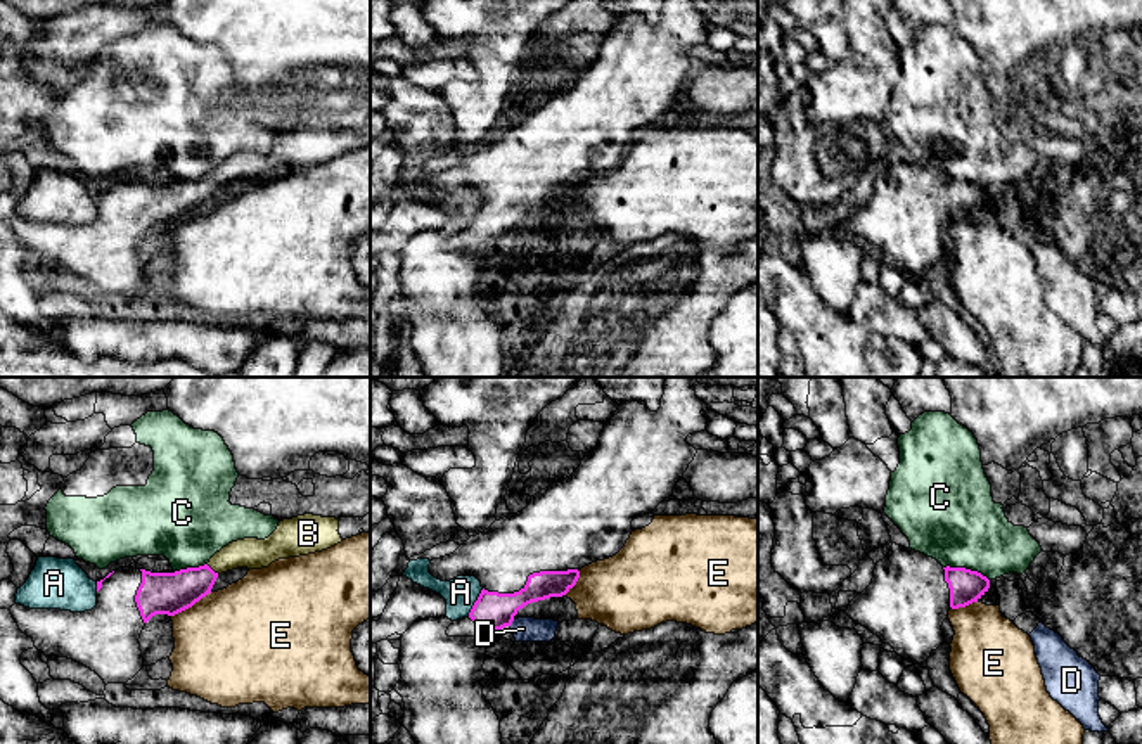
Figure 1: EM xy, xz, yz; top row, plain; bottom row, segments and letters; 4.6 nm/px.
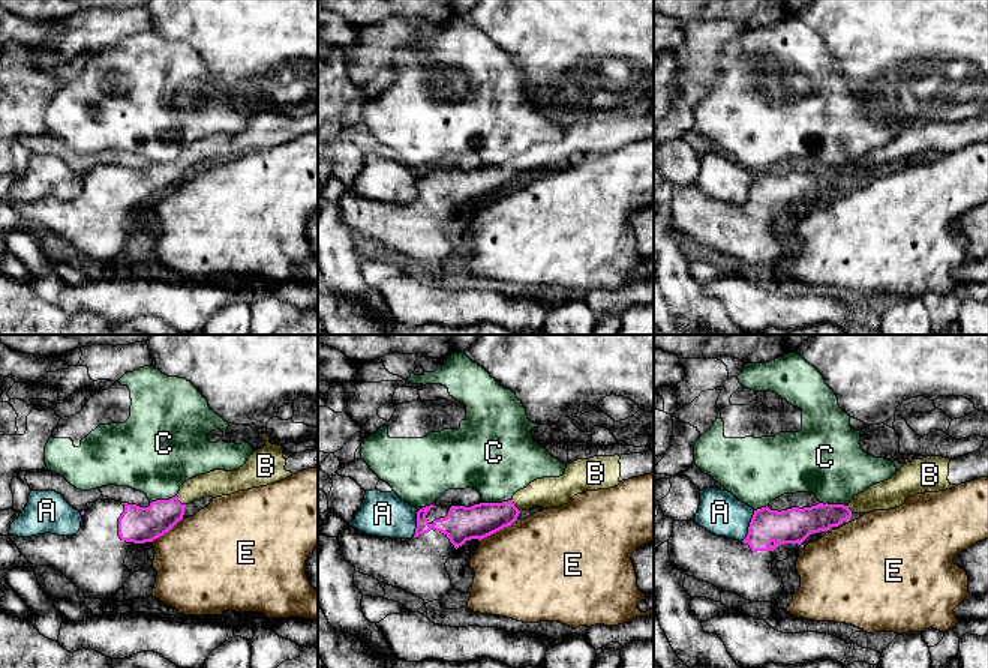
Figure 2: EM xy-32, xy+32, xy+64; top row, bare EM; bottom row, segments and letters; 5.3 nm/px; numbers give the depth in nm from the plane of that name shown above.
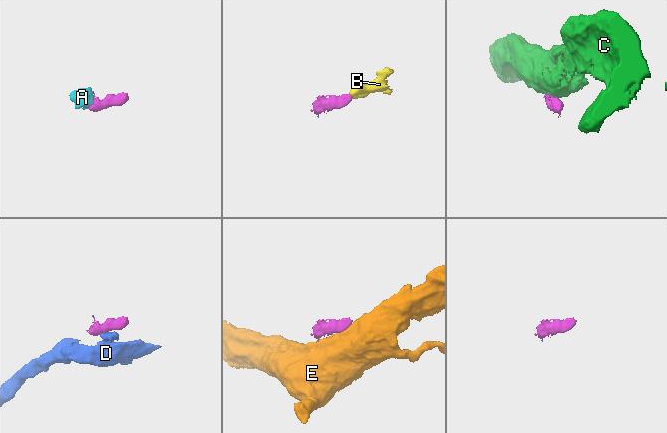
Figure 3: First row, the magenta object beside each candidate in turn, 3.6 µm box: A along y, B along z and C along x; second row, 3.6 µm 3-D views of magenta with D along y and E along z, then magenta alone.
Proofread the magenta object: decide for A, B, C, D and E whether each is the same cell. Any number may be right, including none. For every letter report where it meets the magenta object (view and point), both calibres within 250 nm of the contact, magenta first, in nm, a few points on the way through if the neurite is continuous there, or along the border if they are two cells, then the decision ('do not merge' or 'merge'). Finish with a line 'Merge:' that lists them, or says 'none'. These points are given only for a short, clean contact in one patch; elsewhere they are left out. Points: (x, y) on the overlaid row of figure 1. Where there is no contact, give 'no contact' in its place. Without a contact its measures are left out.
A: contact xz (474, 602); calibres 180 and 150 nm; border xz (483, 589), (468, 615); do not merge
B: contact xy (211, 570); calibres 190 and 140 nm; way xy (170, 594), (201, 580), (211, 570), (236, 554), (250, 552); merge
C: contact yz (964, 568); calibres 160 and 420 nm; do not merge
D: contact xz (511, 623); calibres 180 and 110 nm; border xz (514, 620), (509, 625); do not merge
E: contact xy (191, 606); calibres 190 and 500 nm; border xy (211, 592), (172, 616); do not merge
Merge: B

